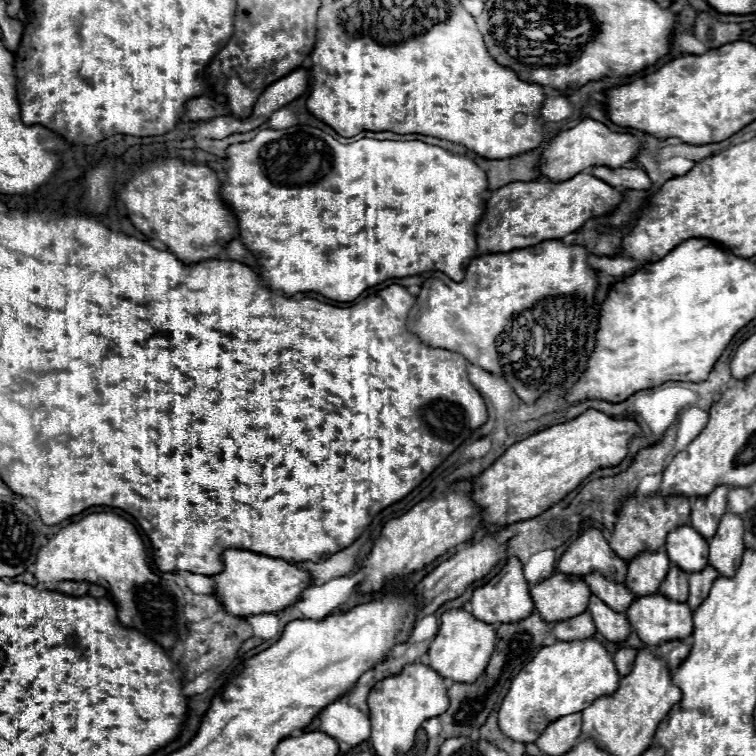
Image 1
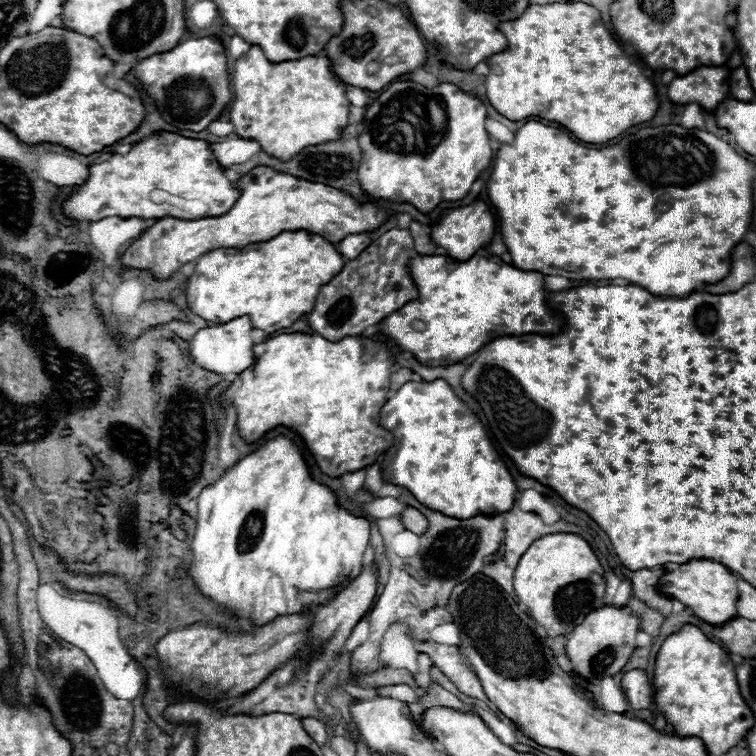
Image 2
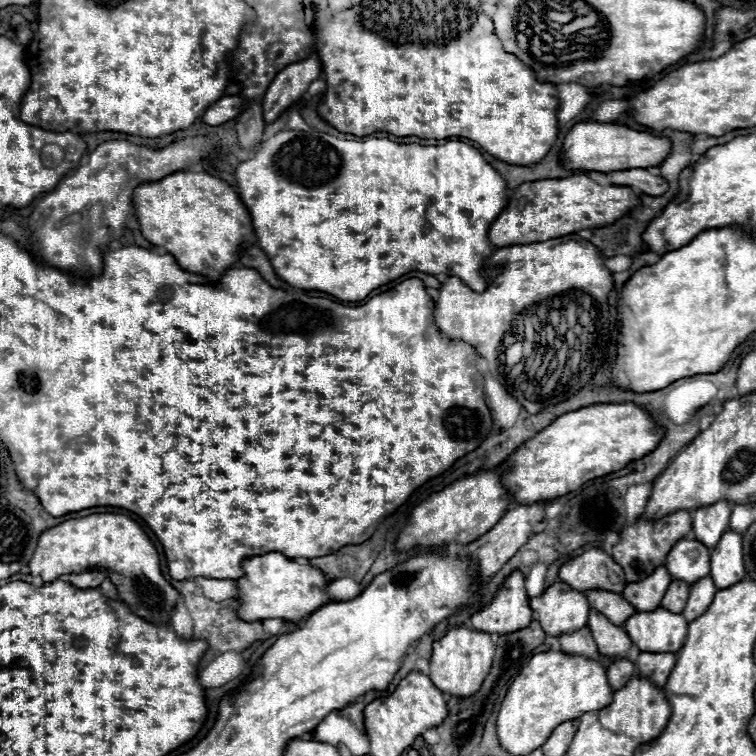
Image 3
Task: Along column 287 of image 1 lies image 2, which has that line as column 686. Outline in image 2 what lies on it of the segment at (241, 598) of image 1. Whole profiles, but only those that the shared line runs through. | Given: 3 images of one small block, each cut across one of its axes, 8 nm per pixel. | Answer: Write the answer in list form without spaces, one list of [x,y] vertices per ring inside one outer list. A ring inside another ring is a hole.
[[[692,558],[674,570],[666,570],[658,580],[658,592],[680,600],[698,618],[708,624],[724,624],[736,616],[738,600],[738,576],[734,576],[724,564],[710,558]]]

